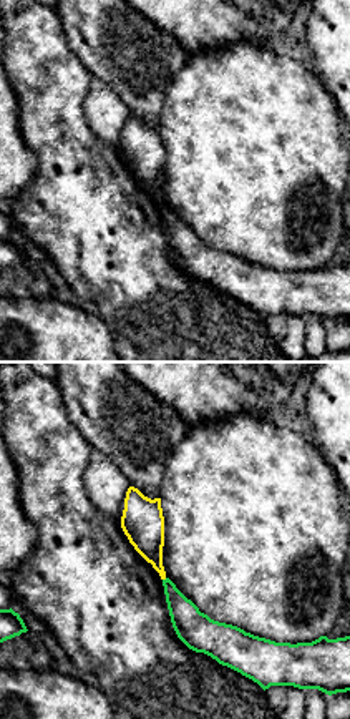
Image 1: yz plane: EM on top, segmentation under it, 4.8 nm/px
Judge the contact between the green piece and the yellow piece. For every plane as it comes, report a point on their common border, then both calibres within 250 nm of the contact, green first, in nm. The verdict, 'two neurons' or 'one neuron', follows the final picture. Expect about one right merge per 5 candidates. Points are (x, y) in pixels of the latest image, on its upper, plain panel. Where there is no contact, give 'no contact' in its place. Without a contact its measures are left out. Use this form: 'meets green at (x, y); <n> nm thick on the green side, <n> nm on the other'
meets green at (166, 206); 160 nm thick on the green side, 180 nm on the other

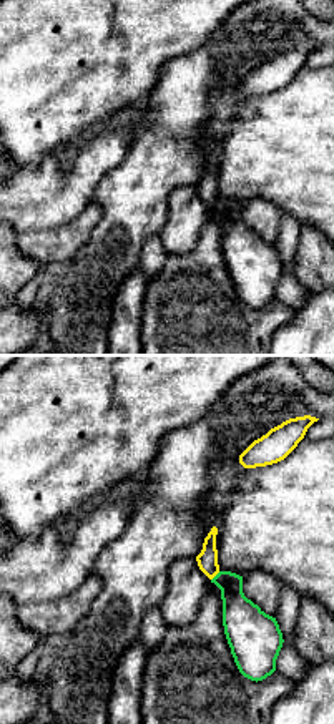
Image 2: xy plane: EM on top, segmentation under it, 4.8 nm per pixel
meets green at (215, 205); 200 nm thick on the green side, 100 nm on the other

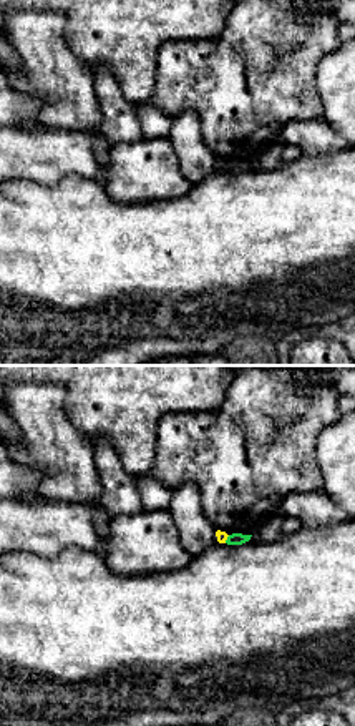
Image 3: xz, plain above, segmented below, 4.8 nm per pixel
meets green at (228, 166); 60 nm thick on the green side, 50 nm on the other

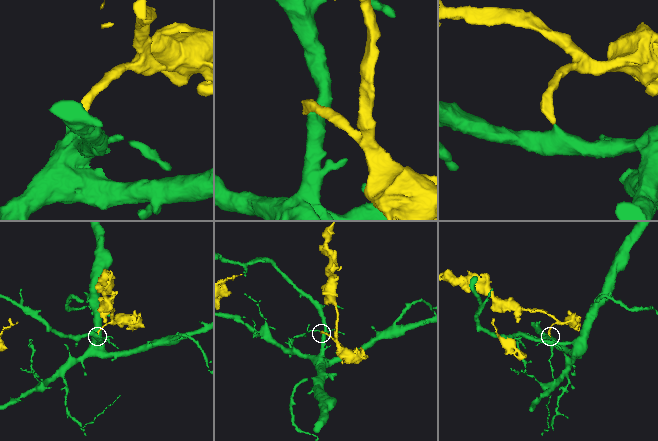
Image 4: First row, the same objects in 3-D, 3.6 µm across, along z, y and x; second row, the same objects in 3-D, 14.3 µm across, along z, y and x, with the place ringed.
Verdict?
two neurons

